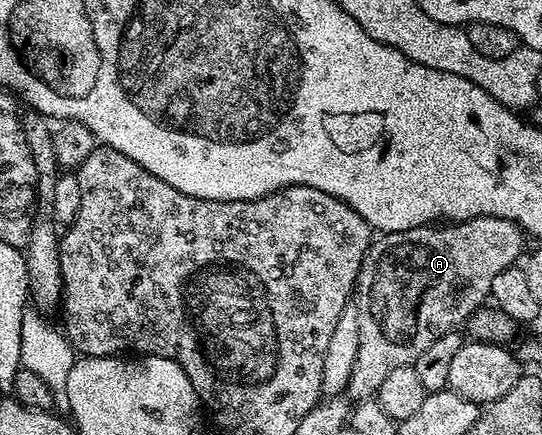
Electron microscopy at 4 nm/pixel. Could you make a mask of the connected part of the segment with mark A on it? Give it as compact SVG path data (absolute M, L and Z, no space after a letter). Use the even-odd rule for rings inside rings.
M489 216L452 222L447 226L386 232L373 239L354 289L358 314L358 358L354 358L354 370L346 389L347 399L359 402L375 397L382 382L386 382L386 374L390 374L390 370L403 364L415 365L416 359L439 336L459 329L491 297L494 278L498 278L502 270L513 267L521 259L525 251L524 240L526 233L517 224L506 218Z

